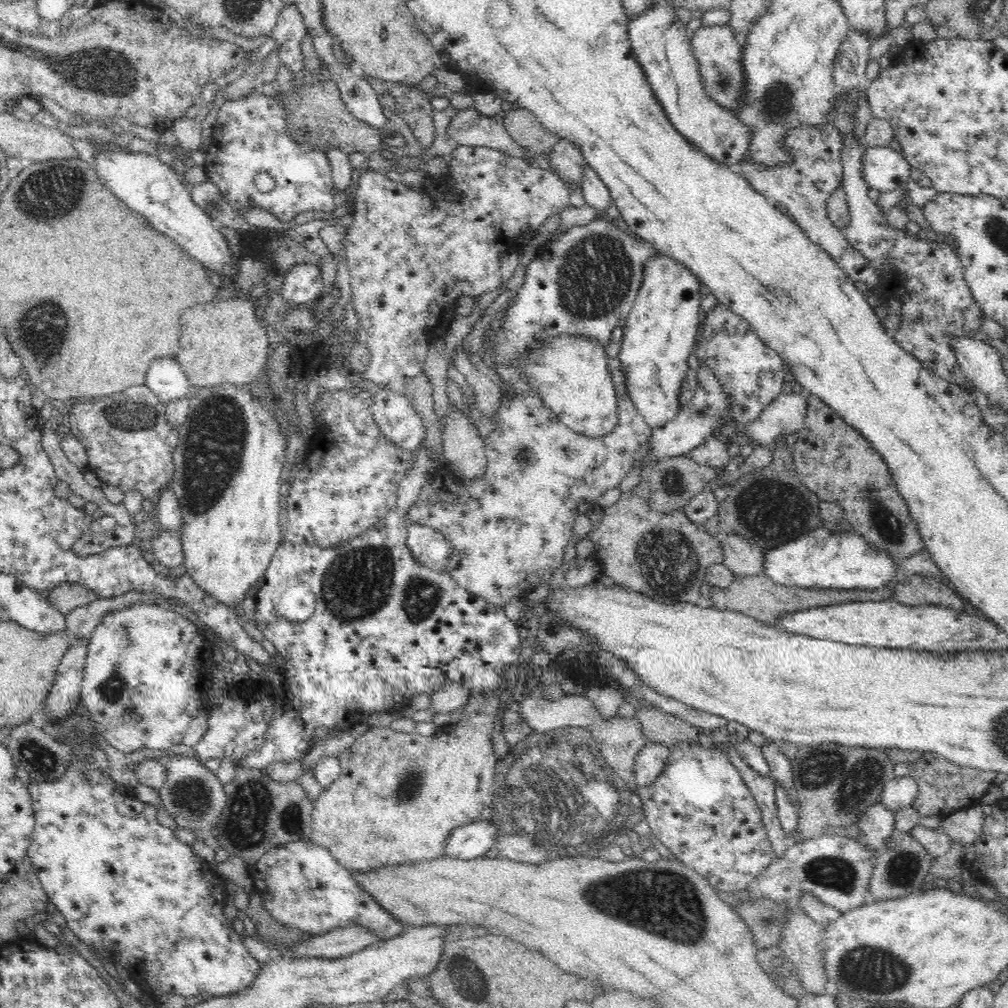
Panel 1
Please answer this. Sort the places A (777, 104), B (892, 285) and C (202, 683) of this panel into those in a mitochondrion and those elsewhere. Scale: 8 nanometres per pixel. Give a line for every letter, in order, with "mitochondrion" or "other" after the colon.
A: mitochondrion
B: other
C: other

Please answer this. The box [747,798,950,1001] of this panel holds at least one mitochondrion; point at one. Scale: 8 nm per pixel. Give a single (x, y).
(861, 967)

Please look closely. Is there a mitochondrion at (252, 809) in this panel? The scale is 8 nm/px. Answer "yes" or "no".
yes

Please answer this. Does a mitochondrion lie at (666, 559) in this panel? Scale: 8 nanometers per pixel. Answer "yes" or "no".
yes

